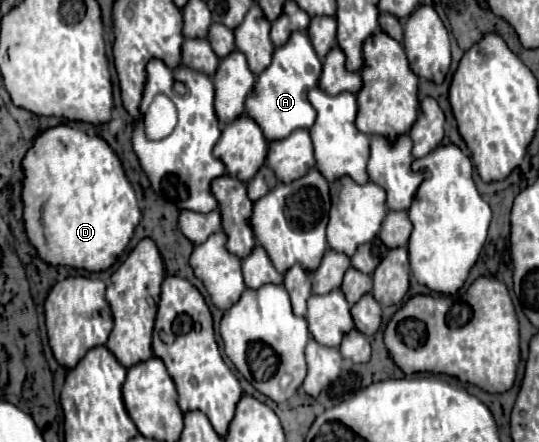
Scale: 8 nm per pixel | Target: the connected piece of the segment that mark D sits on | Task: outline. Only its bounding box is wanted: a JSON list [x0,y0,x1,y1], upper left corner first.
[23,124,141,272]

